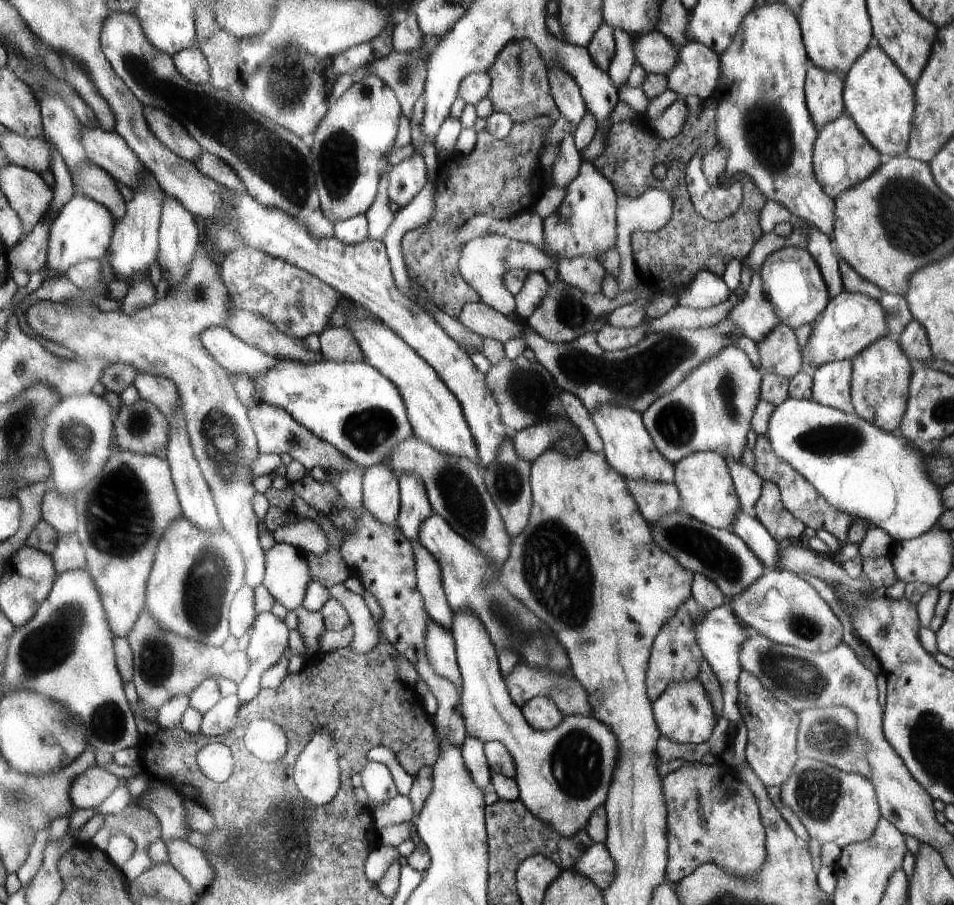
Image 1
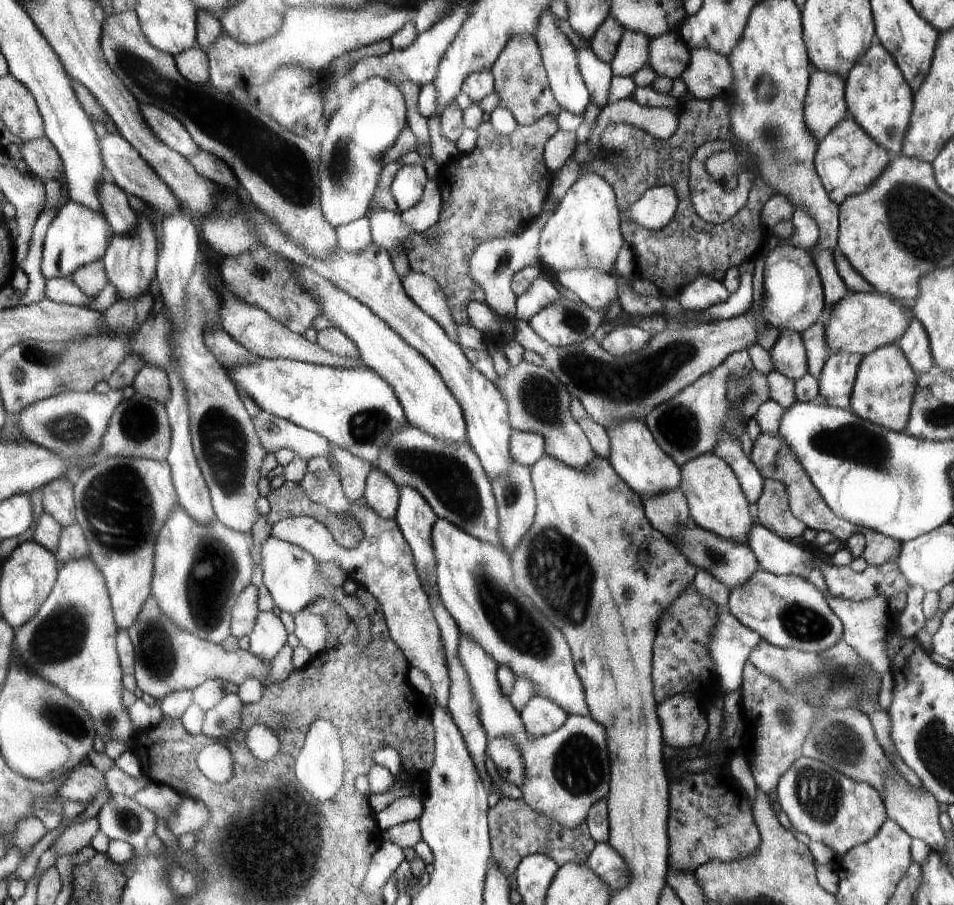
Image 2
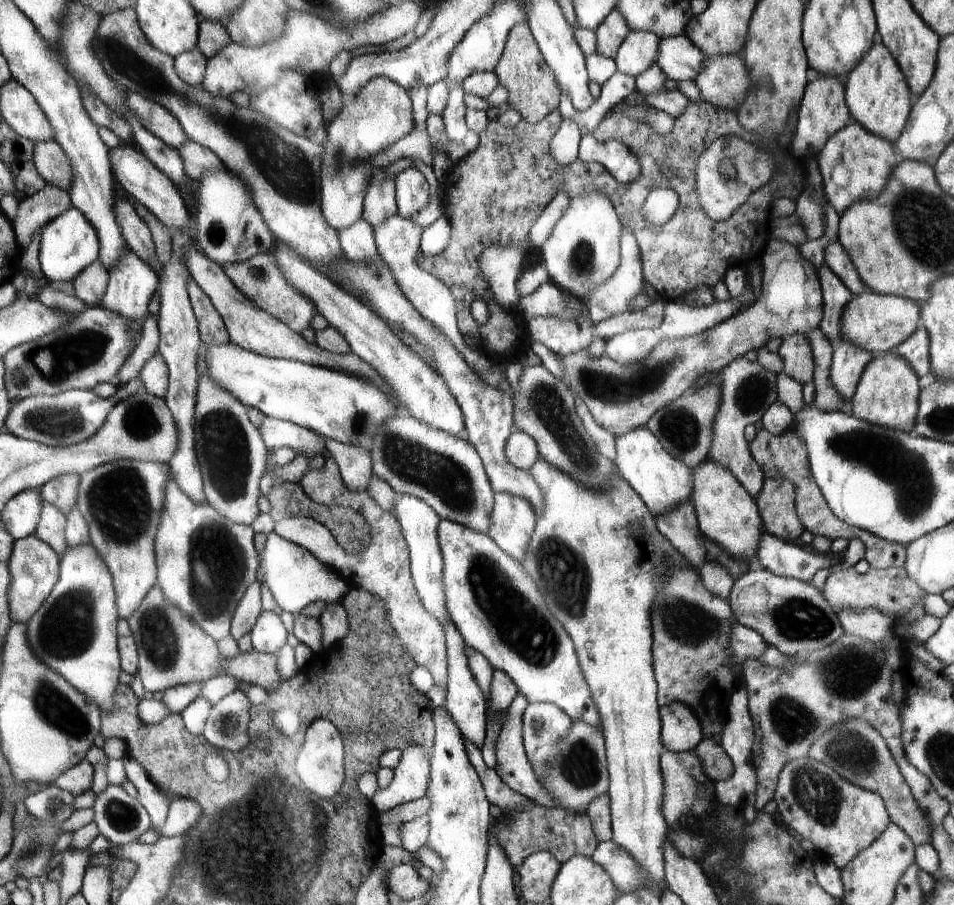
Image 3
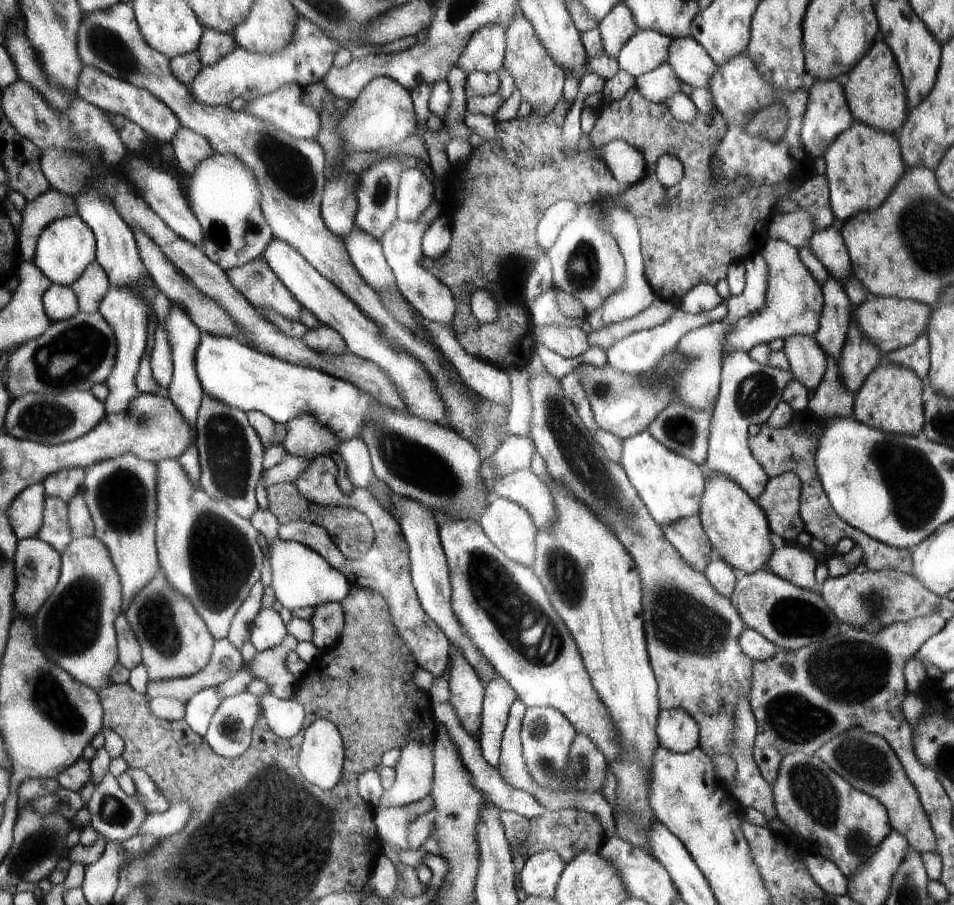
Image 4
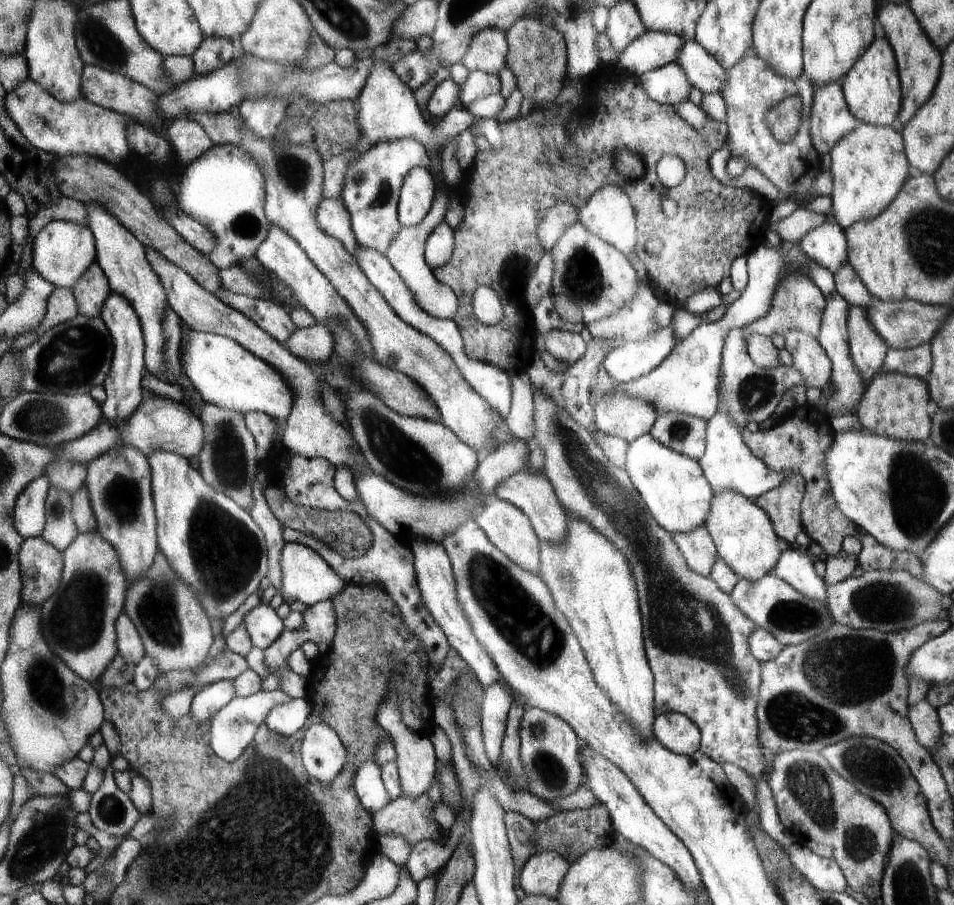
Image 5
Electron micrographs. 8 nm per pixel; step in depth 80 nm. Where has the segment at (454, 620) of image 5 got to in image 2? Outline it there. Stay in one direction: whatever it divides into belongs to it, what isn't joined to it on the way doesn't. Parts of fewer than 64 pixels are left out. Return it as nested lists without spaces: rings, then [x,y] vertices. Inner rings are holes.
[[[402,486],[399,488],[399,505],[394,519],[404,538],[409,542],[417,572],[420,574],[421,581],[425,583],[425,588],[437,592],[437,558],[435,557],[432,536],[438,516],[417,489]]]

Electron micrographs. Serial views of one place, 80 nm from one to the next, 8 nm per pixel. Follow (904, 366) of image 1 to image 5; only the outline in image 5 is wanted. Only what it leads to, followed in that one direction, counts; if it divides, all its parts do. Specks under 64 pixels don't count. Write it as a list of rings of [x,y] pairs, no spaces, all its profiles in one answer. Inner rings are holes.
[[[880,372],[868,383],[864,399],[854,413],[864,431],[897,441],[926,443],[931,438],[933,428],[930,400],[928,384],[921,378]]]

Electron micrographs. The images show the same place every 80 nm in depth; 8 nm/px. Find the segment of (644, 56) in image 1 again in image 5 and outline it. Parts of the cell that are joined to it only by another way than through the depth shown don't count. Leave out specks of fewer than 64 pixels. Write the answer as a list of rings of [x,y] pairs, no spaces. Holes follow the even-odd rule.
[[[696,39],[685,41],[677,63],[684,69],[693,86],[704,95],[708,93],[720,94],[725,87],[727,81],[725,68],[722,68],[721,63],[715,57],[710,56],[710,53],[706,52],[706,49],[696,42]]]

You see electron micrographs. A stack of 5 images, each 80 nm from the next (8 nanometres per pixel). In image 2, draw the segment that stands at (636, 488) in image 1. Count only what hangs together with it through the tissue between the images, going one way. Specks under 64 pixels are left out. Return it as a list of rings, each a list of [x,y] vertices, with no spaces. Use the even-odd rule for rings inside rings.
[[[680,489],[658,497],[644,497],[643,495],[640,497],[651,524],[663,535],[674,537],[679,530],[679,525],[684,525],[692,518],[689,504]]]

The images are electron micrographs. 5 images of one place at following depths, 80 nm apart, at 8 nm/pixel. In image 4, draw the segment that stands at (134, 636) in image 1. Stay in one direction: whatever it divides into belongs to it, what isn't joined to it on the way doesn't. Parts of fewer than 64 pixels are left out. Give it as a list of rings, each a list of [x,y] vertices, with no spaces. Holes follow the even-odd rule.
[[[160,567],[150,584],[146,584],[130,604],[132,606],[128,606],[125,618],[140,644],[142,664],[146,666],[149,682],[194,676],[208,666],[216,639],[190,600],[178,596],[178,592],[168,584]],[[287,635],[278,647],[257,651],[250,662],[244,662],[244,668],[250,670],[255,679],[264,680],[268,684],[268,692],[282,701],[292,699],[299,679],[286,670],[286,656],[298,644],[294,636]]]

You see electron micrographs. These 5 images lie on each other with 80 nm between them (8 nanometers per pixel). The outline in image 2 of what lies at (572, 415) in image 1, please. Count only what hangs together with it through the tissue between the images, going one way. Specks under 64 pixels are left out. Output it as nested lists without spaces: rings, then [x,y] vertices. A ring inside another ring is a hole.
[[[571,400],[571,413],[588,437],[590,446],[597,456],[609,460],[611,442],[607,430],[594,422],[594,419],[585,411],[584,405],[579,400]]]

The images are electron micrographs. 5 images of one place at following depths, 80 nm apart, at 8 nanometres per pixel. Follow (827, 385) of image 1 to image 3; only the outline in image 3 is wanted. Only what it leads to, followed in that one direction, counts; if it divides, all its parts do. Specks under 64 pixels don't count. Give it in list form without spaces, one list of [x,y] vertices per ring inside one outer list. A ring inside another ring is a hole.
[[[844,338],[834,341],[831,347],[833,348],[833,359],[830,366],[832,384],[843,396],[845,402],[850,404],[856,394],[861,376],[874,356],[870,351]]]

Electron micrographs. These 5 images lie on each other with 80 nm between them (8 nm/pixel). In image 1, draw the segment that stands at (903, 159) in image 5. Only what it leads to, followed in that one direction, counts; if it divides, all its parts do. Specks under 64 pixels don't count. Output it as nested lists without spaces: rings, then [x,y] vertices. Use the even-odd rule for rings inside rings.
[[[848,113],[839,116],[832,123],[825,124],[817,131],[813,146],[813,171],[822,190],[836,200],[858,183],[865,182],[880,166],[880,154],[866,140],[856,121]]]

